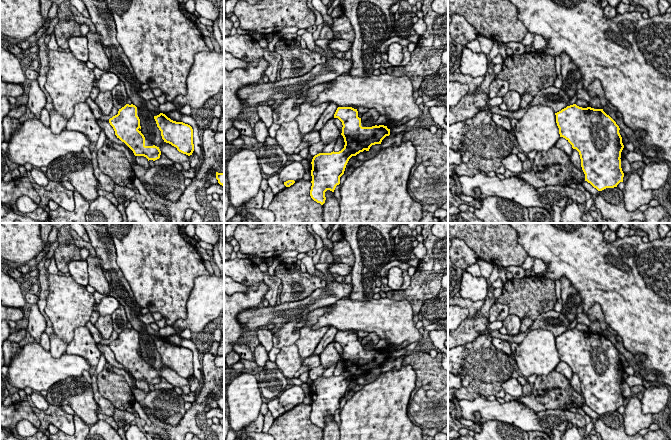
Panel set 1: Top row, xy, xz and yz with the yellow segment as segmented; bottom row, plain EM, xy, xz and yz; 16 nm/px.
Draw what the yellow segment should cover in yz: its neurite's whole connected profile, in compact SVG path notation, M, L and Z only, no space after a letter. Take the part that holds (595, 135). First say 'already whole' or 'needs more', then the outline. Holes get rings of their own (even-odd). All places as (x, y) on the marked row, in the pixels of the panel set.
already whole; M576 104L555 113L560 137L565 138L579 152L585 181L598 191L614 188L623 182L621 152L624 148L619 126L603 109L582 108Z

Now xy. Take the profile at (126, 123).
needs more; M126 104L119 109L117 115L109 119L109 123L117 138L124 142L135 156L144 156L148 161L155 161L160 158L161 151L138 130L141 129L139 116L139 109L135 105Z

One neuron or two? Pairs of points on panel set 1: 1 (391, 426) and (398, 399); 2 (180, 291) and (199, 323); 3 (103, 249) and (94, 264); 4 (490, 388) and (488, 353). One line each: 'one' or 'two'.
1: one
2: two
3: two
4: one

